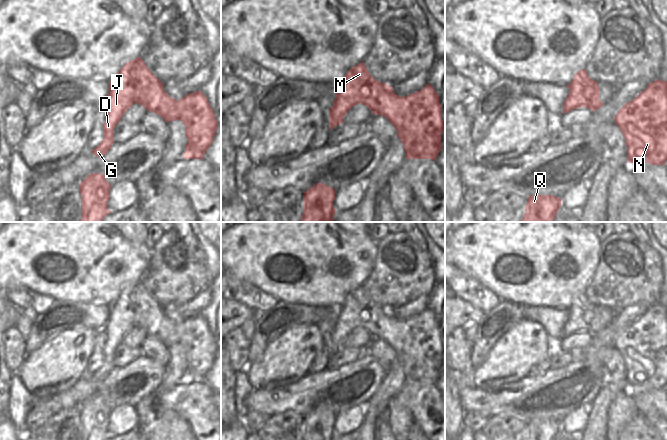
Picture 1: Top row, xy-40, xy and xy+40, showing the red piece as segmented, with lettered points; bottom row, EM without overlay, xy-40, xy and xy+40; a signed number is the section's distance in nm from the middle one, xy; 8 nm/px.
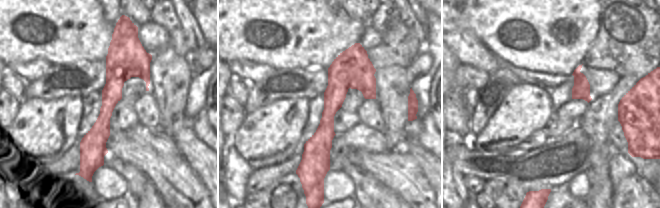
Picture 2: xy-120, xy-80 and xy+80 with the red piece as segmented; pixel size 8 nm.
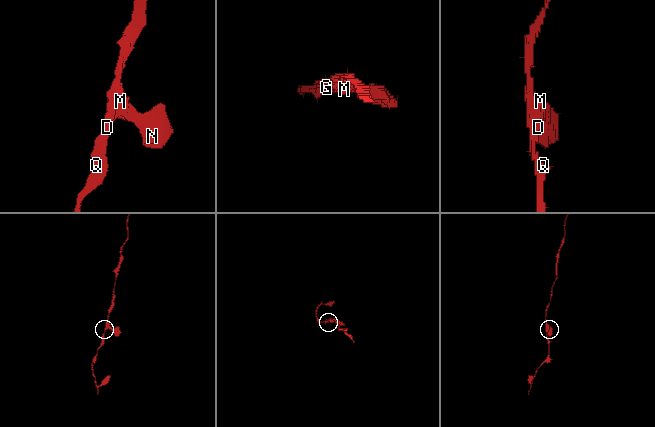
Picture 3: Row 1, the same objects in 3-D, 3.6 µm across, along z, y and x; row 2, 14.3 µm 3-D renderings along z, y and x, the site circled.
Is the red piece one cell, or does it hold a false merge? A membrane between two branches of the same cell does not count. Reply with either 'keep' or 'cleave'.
keep

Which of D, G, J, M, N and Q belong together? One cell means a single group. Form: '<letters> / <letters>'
D G J M N Q

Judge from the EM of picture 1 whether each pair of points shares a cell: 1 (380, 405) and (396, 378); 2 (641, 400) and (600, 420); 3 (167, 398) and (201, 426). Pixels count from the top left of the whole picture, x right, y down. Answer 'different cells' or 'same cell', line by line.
1: same cell
2: different cells
3: same cell

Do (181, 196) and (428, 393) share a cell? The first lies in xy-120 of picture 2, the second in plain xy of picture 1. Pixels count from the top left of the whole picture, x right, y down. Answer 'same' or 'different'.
same

